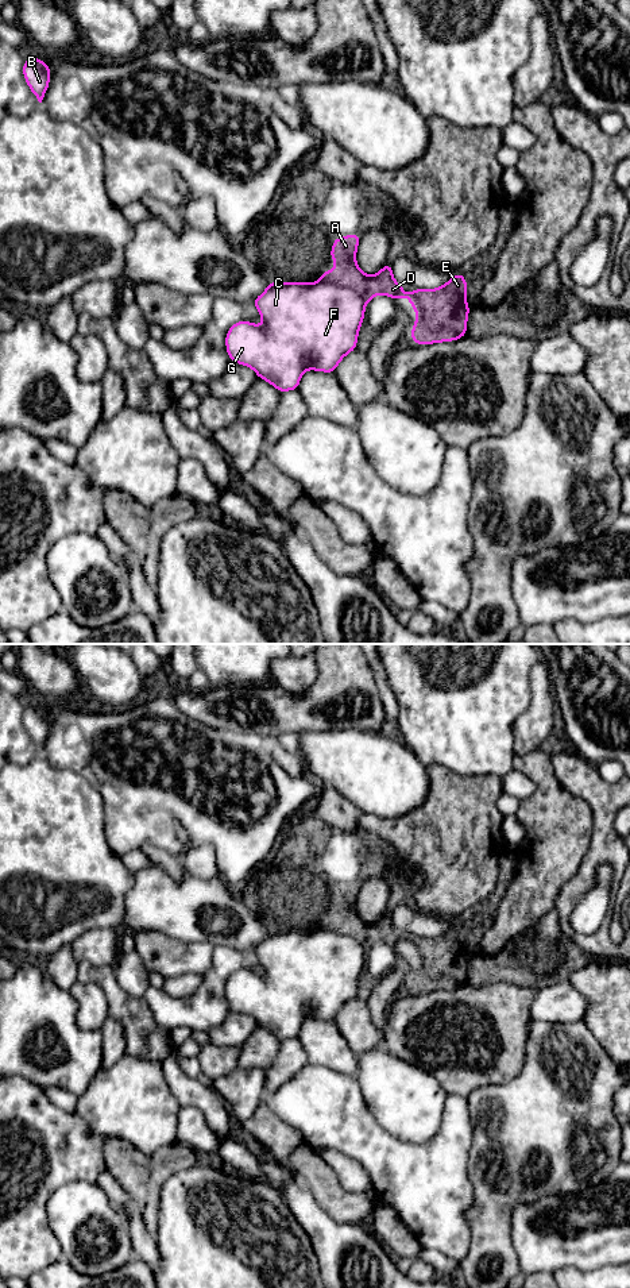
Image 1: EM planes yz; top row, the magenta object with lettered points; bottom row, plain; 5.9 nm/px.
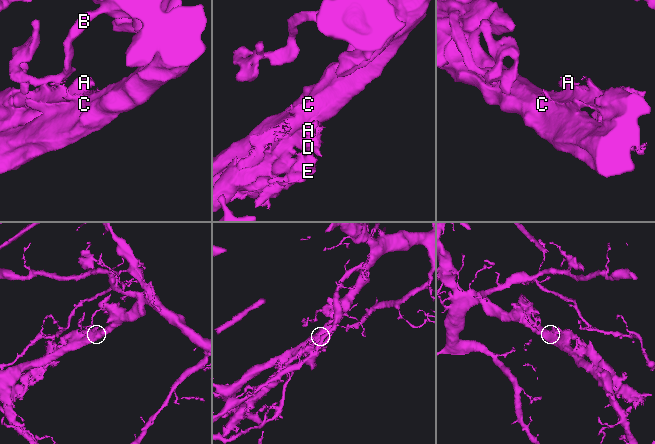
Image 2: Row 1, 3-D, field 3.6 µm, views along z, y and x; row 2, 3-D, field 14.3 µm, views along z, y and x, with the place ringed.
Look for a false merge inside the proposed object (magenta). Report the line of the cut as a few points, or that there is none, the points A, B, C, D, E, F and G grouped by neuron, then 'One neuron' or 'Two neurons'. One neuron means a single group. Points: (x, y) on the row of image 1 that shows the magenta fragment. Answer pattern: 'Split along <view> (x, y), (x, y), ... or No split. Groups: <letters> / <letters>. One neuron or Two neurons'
Split along yz (320, 280), (352, 288), (364, 304). Groups: A D E / B C F G. Two neurons

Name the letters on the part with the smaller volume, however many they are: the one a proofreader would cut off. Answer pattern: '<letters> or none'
A, D, E

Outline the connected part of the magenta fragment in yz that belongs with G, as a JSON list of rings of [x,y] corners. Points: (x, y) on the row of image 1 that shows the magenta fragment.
[[[326,281],[313,284],[289,282],[268,286],[251,301],[264,325],[251,321],[232,324],[225,336],[229,360],[255,370],[256,377],[278,392],[298,390],[305,370],[335,374],[340,360],[356,350],[357,333],[364,320],[366,304],[362,296],[343,285]]]

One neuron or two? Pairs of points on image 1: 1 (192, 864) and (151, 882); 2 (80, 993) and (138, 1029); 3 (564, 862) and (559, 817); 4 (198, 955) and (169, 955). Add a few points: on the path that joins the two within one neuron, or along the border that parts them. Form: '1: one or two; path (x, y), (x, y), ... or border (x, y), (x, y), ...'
1: two; border (185, 868), (203, 879), (211, 879), (216, 875)
2: two; border (89, 983), (96, 983), (105, 995), (109, 1015)
3: one; path (559, 851), (559, 828)
4: one; path (192, 955), (176, 955)

